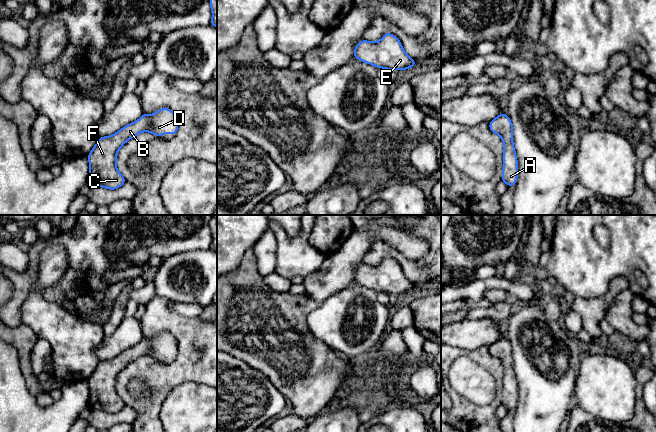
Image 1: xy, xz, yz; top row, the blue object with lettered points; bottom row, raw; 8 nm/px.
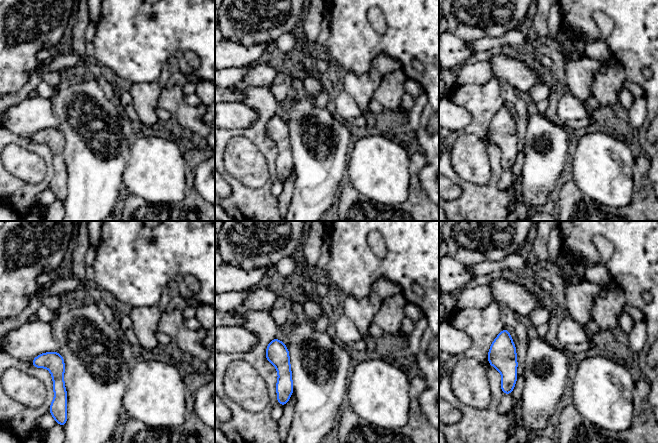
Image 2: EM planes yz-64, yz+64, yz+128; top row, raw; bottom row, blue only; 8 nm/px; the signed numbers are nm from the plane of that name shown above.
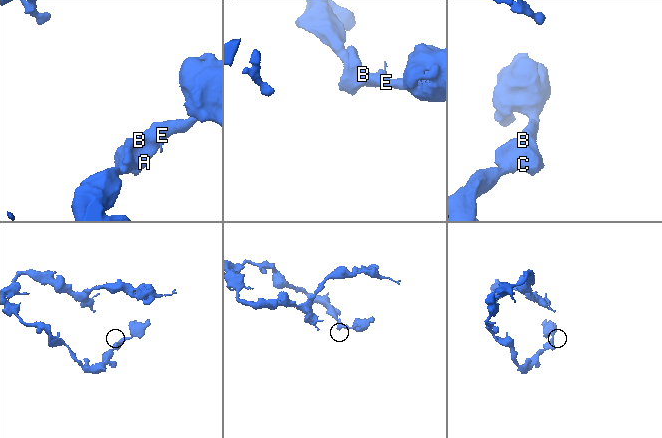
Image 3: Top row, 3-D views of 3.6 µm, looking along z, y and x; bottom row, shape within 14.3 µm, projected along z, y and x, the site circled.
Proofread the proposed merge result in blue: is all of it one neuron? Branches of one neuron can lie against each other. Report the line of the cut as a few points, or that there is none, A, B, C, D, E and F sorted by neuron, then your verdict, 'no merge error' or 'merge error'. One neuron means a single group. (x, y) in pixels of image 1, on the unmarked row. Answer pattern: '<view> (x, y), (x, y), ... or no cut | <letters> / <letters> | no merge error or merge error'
no cut | A B C D E F | no merge error

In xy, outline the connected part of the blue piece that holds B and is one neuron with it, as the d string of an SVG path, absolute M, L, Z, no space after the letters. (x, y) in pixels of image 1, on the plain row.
M161 332L159 335L151 339L144 337L136 346L124 350L115 358L100 361L87 380L90 389L88 408L111 414L121 411L126 404L116 391L117 376L129 363L145 355L151 356L155 360L163 360L166 356L170 359L175 359L178 355L178 344L175 337L169 332Z

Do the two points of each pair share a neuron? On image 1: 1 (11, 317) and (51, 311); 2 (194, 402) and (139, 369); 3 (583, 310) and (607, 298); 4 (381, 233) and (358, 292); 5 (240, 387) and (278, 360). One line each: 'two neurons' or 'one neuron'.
1: two neurons
2: two neurons
3: one neuron
4: two neurons
5: two neurons

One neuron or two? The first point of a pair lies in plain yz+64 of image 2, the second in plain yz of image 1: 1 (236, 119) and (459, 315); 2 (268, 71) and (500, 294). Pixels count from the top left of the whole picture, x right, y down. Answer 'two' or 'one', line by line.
1: two
2: one

